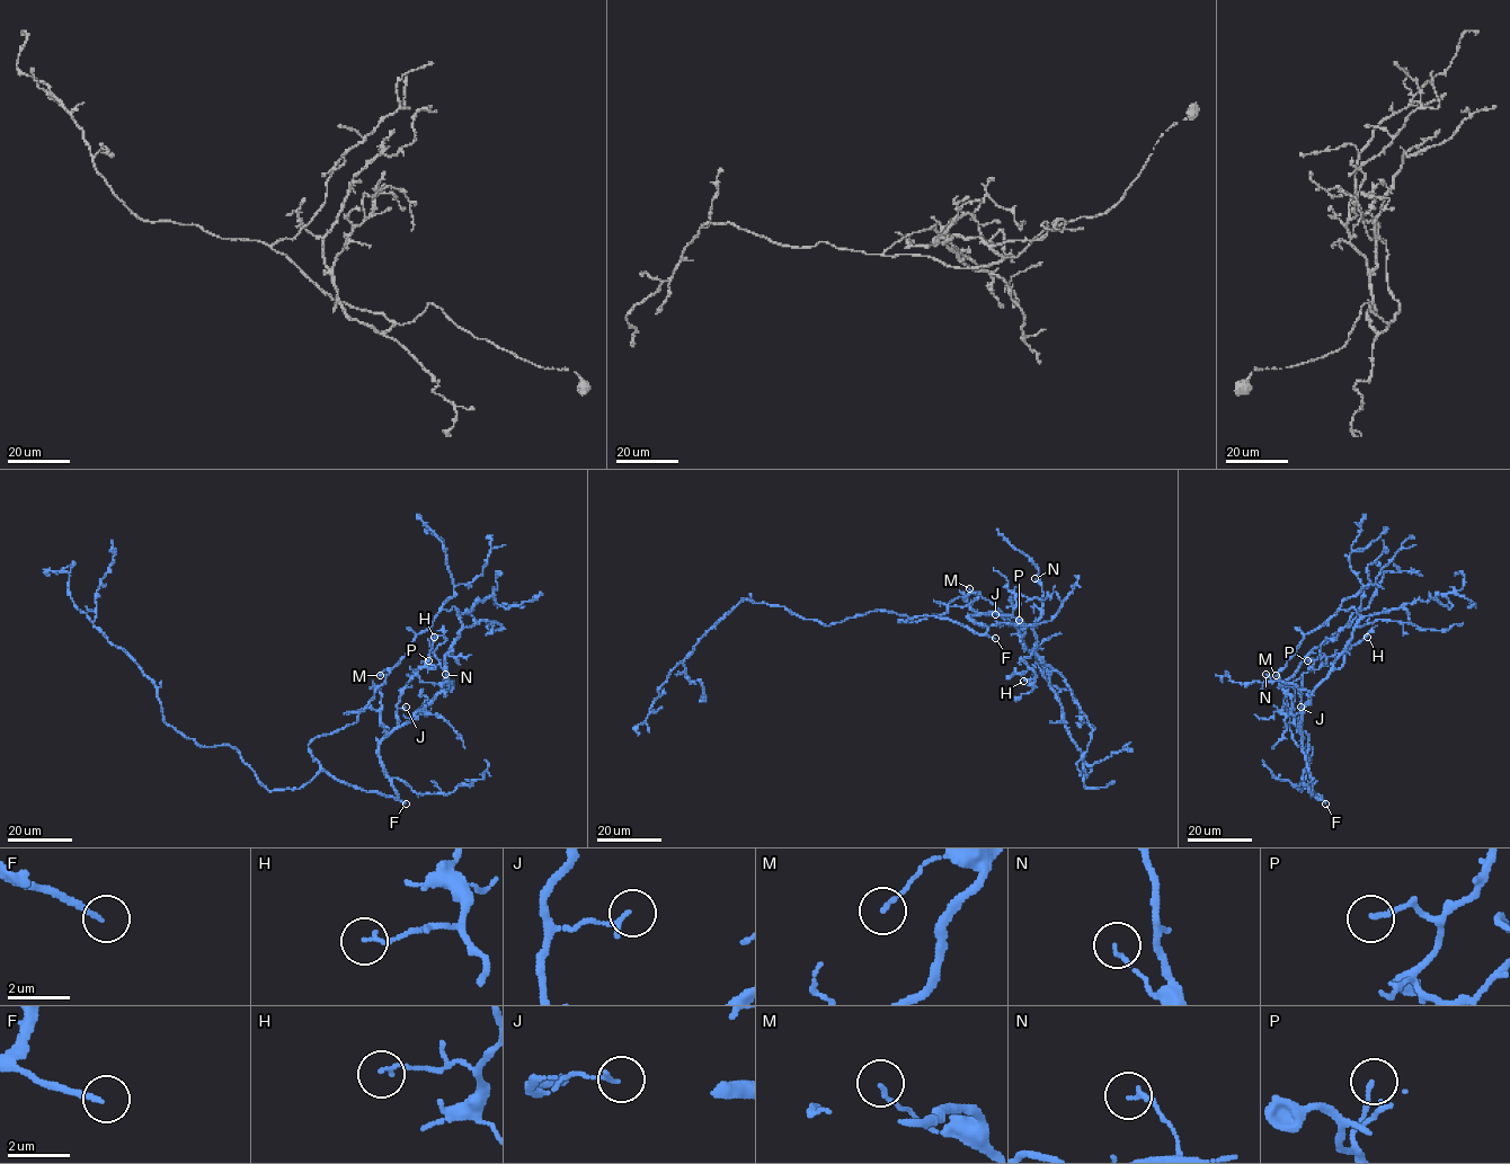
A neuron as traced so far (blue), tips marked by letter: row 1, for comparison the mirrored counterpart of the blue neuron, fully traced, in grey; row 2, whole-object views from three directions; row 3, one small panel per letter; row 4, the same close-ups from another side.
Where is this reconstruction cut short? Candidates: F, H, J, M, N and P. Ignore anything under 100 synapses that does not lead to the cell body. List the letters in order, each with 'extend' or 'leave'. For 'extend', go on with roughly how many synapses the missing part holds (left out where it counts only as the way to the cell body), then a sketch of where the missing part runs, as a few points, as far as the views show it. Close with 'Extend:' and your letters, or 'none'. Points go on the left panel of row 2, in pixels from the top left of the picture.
F: extend
H: leave
J: leave
M: leave
N: leave
P: leave
Extend: F

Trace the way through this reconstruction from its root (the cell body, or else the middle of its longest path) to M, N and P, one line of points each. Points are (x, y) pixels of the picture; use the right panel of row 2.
M: (1306, 764), (1308, 735), (1286, 709), (1279, 681), (1280, 669), (1276, 675)
N: (1306, 764), (1308, 735), (1291, 712), (1294, 708), (1302, 734), (1312, 692), (1266, 674)
P: (1306, 764), (1308, 735), (1291, 712), (1294, 708), (1294, 723), (1302, 734), (1302, 677), (1314, 664), (1307, 660)

